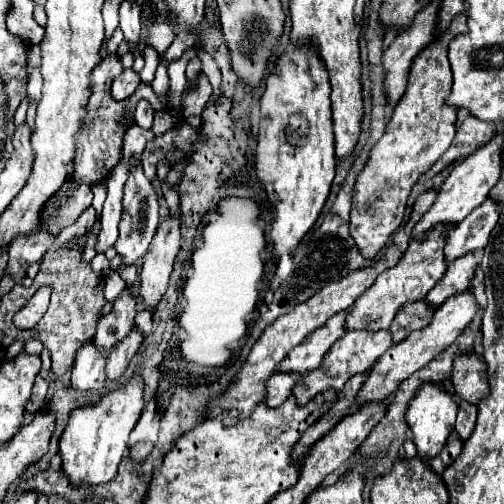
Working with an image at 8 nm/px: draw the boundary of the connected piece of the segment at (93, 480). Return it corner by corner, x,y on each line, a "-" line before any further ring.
137,375
125,387
107,391
107,395
95,407
83,407
73,411
69,425
59,439
63,473
73,487
87,489
113,481
123,455
129,451
129,433
139,421
143,407
143,387
141,377

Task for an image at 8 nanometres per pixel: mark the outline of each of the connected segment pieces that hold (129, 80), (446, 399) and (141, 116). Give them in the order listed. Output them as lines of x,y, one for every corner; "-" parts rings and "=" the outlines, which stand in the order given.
124,69
121,75
113,80
111,94
116,101
121,101
130,97
140,84
140,77
138,74
129,74
127,72
128,69
=
429,385
417,391
413,403
409,405
409,429
413,431
413,443
417,447
419,459
429,461
445,447
455,427
455,417
457,417
457,403
451,399
451,395
445,389
437,385
=
141,99
137,103
137,109
135,109
135,123
141,125
141,127
145,127
145,129
149,129
151,123
153,123
153,115
155,115
155,109
151,107
151,103
145,101
145,99

